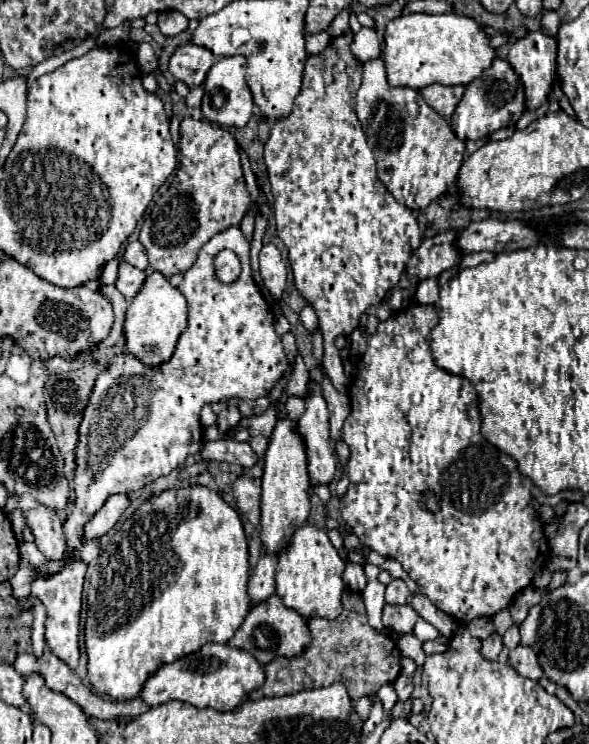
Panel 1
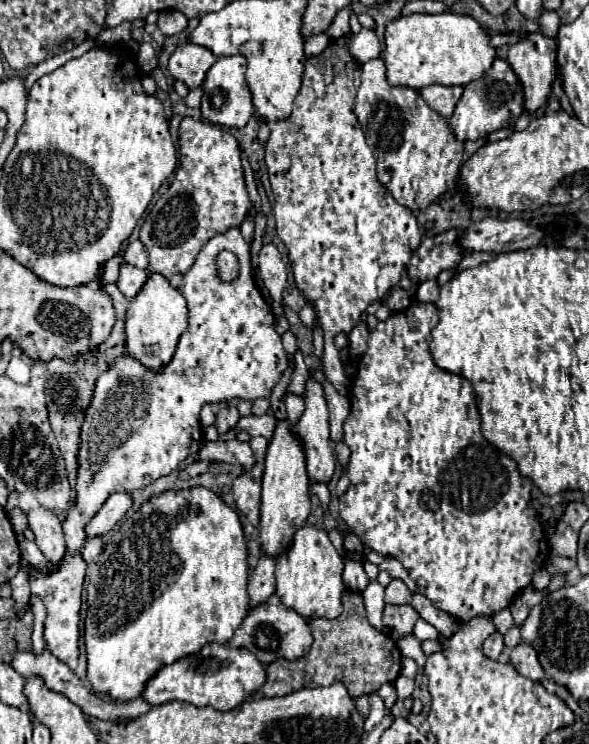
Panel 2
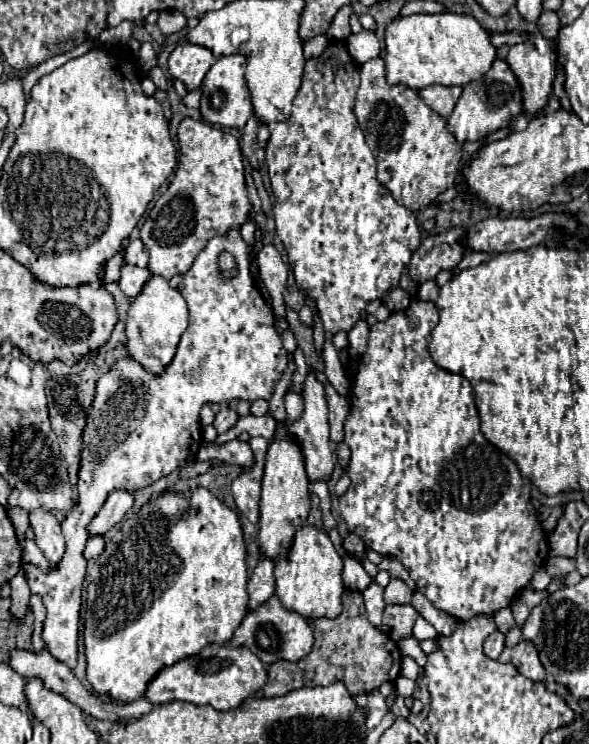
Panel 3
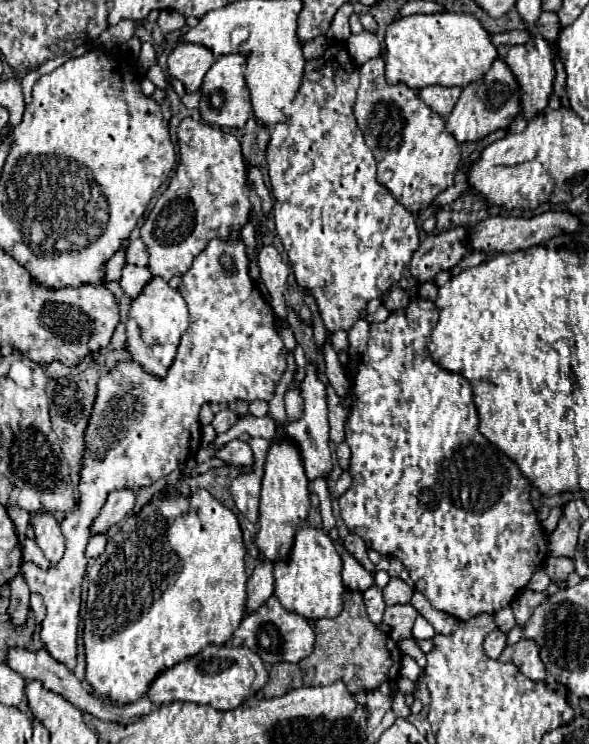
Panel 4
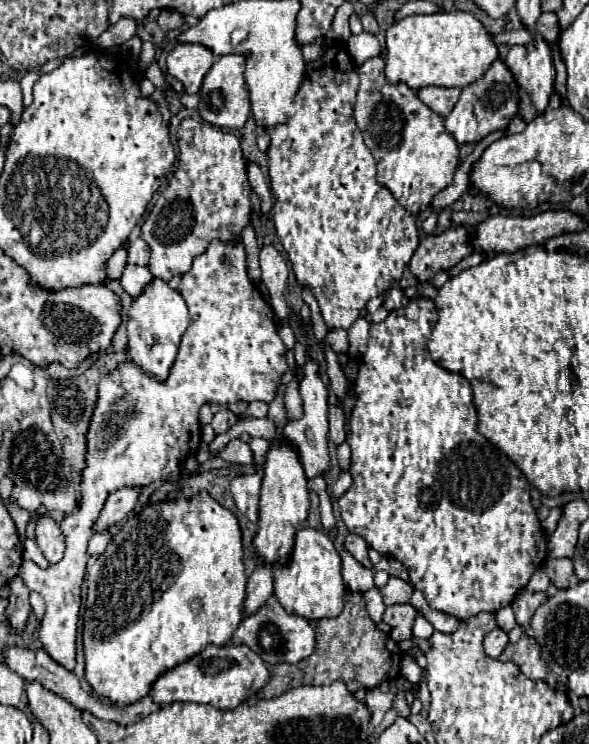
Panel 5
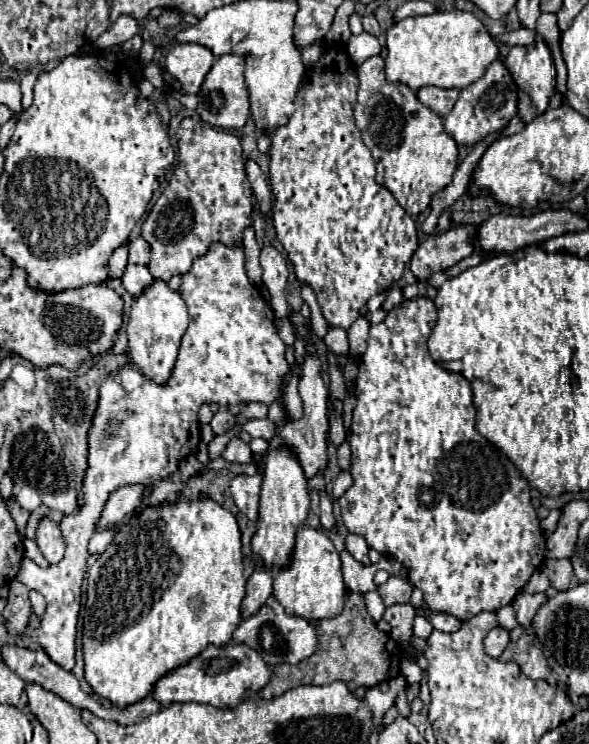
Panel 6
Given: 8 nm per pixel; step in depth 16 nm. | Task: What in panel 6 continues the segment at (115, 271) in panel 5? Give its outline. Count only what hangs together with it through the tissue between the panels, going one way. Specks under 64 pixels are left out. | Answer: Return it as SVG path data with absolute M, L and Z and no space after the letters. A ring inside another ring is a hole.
M124 242L122 246L118 246L112 256L110 256L110 262L108 262L108 270L110 270L110 278L120 278L124 274L124 268L128 264L128 244L130 242Z

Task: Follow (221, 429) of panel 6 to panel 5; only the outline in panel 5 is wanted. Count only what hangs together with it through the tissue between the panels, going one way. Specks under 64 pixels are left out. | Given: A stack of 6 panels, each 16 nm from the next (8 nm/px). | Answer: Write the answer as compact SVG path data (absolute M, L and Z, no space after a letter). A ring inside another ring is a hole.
M228 408L220 410L218 414L214 414L214 420L210 422L210 426L214 428L214 432L216 432L216 434L222 434L222 432L230 430L234 424L236 424L236 414L234 414L234 412L230 412Z

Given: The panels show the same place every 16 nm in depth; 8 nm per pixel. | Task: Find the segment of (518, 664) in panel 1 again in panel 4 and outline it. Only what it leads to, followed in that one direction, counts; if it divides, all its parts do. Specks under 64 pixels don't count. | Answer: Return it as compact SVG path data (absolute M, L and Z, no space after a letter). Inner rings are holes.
M522 636L514 644L512 662L518 666L518 670L526 678L530 678L530 680L546 680L546 668L544 668L544 662L540 660L540 648L536 648L536 644L532 644L532 640Z

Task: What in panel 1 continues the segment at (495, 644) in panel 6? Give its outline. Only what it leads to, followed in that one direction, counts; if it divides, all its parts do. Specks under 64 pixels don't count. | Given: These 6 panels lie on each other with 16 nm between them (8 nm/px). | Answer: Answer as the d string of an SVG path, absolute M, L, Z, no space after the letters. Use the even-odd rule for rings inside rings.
M498 632L490 634L490 636L482 642L482 654L484 654L484 658L488 658L488 660L496 660L502 648L504 648L504 644L502 644L502 636L500 636Z

